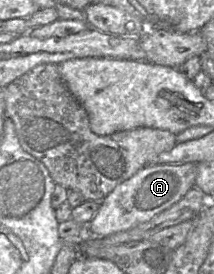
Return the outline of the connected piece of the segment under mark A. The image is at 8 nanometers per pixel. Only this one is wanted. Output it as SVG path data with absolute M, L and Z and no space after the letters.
M196 163L148 165L117 185L101 201L94 218L84 226L88 226L91 236L105 237L148 222L177 203L194 187L196 175Z

